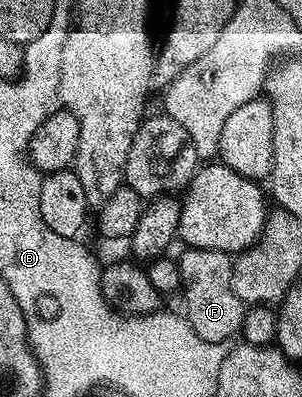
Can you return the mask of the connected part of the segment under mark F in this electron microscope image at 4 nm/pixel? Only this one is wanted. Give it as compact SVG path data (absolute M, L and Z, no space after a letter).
M183 249L182 258L177 259L182 273L180 294L186 297L184 317L191 328L205 342L225 342L233 339L242 329L244 303L232 292L231 255L219 250Z

